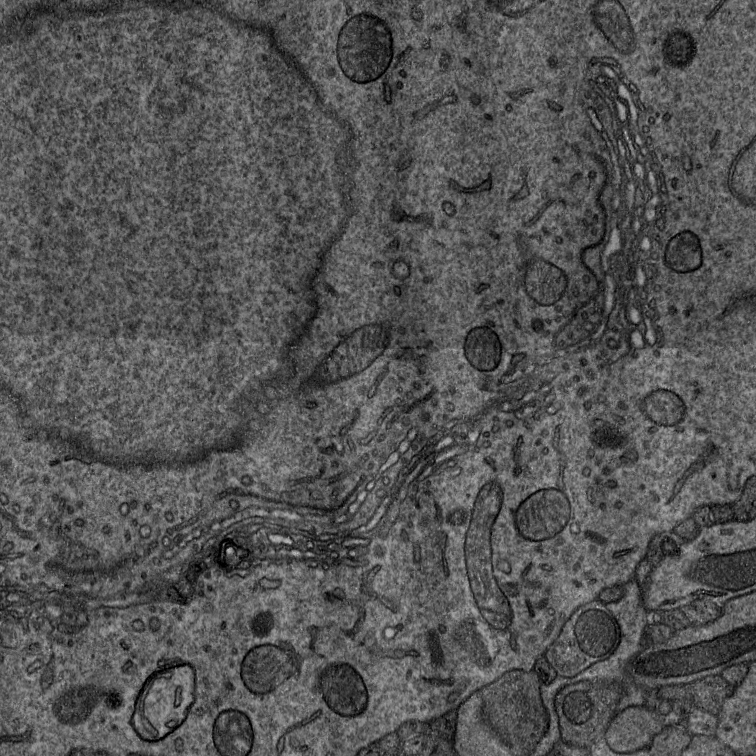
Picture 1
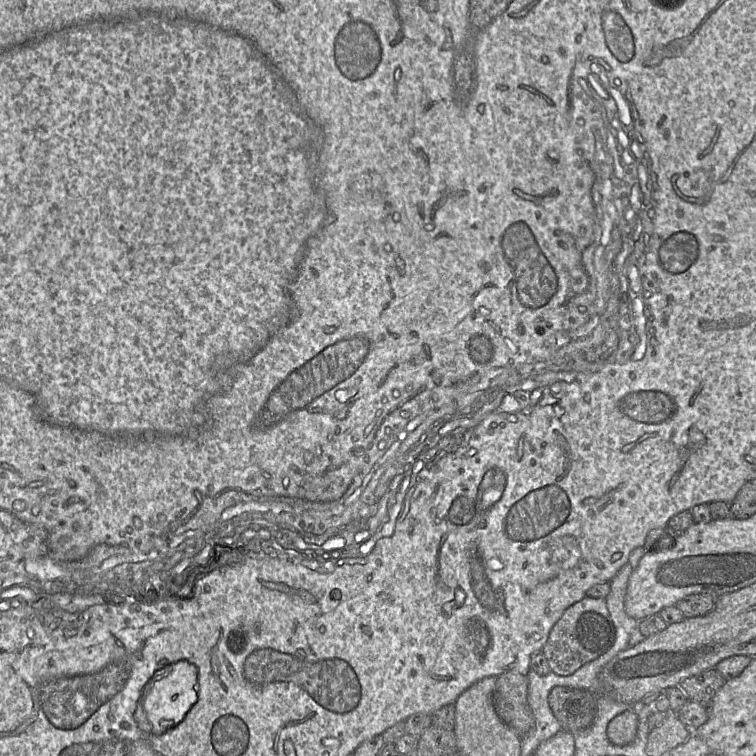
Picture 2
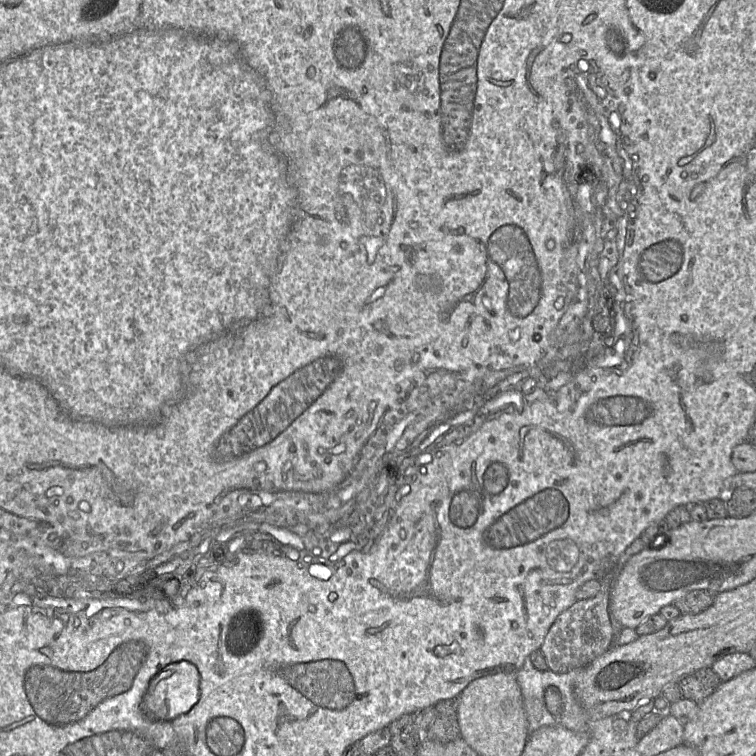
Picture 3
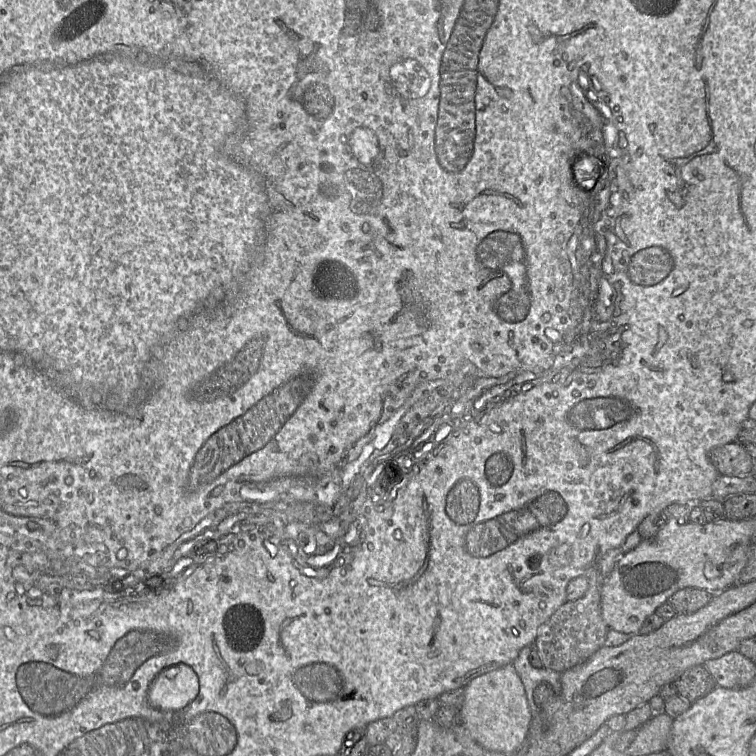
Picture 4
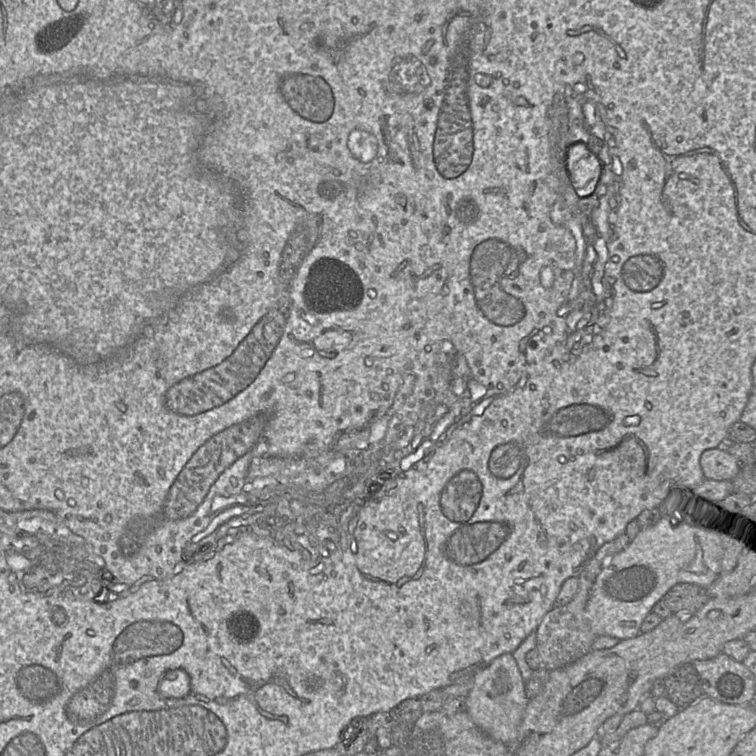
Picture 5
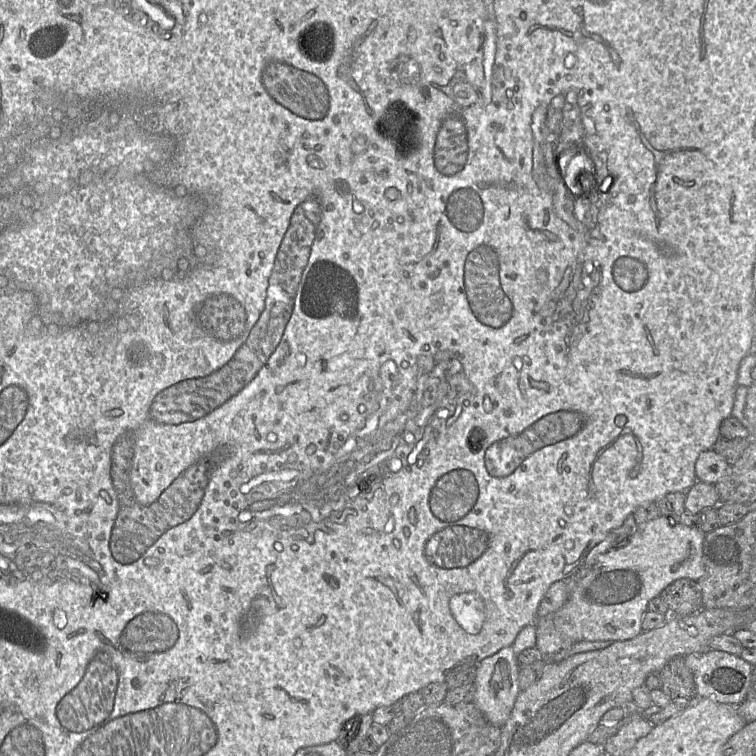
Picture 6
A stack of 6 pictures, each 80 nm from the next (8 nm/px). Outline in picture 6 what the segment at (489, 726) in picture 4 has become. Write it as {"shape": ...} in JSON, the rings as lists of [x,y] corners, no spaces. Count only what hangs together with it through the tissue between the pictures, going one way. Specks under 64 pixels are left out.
{"shape":[[[512,646],[502,648],[494,655],[483,659],[476,667],[475,694],[472,702],[491,724],[499,728],[510,717],[516,699],[521,692],[519,670],[520,666]]]}

